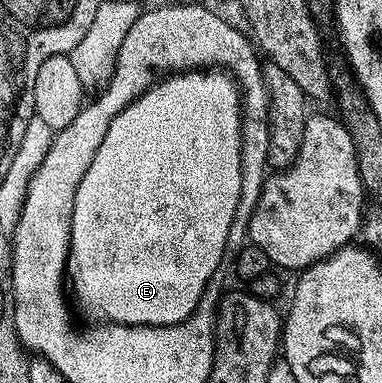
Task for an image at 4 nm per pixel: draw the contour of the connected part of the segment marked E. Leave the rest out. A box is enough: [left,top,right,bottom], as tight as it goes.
[80,69,242,327]

